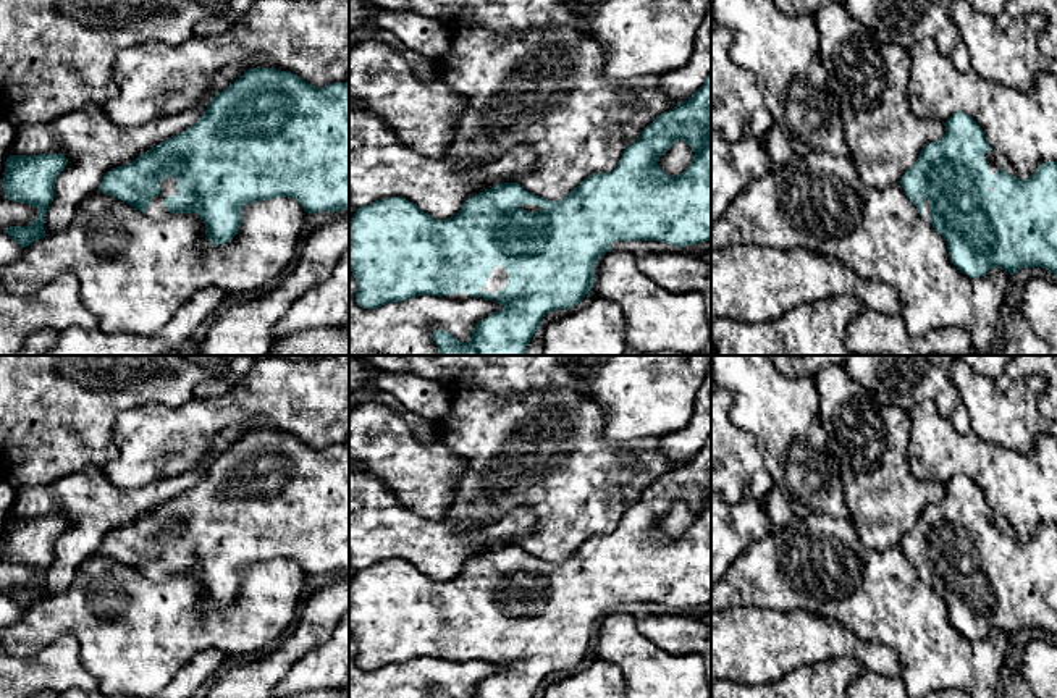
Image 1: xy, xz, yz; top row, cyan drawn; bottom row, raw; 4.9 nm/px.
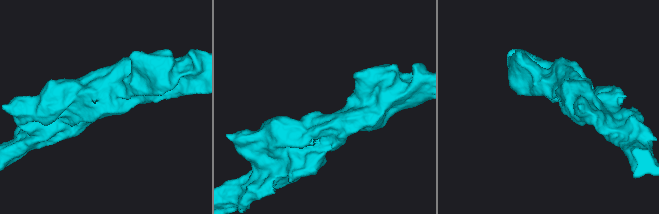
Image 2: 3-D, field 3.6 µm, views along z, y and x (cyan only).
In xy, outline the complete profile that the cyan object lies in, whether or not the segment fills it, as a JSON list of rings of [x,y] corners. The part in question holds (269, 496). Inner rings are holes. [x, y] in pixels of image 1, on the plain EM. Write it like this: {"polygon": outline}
{"polygon": [[[251,430],[218,454],[199,483],[160,504],[134,524],[112,530],[99,553],[154,582],[197,575],[213,608],[231,603],[241,588],[241,570],[273,559],[296,561],[307,575],[349,570],[349,443],[315,449],[291,433]]]}

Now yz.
{"polygon": [[[957,473],[944,488],[945,496],[921,511],[899,545],[920,577],[945,601],[952,625],[970,640],[984,638],[996,629],[1010,637],[1034,629],[1057,637],[1057,524],[1041,525],[1028,541],[1021,541],[1012,525],[992,512],[970,477]]]}

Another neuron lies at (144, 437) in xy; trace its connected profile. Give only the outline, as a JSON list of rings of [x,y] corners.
[[[349,355],[325,360],[254,360],[249,373],[223,399],[191,399],[168,409],[145,404],[121,412],[113,423],[116,457],[99,469],[120,488],[139,488],[158,478],[181,475],[200,465],[210,454],[212,439],[228,427],[252,427],[291,433],[302,443],[325,449],[349,443]]]

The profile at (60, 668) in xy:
[[[60,635],[45,651],[31,658],[0,654],[0,698],[31,698],[42,690],[63,693],[69,688],[97,690],[95,677],[82,666],[74,635]]]

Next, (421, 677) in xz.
[[[349,630],[349,698],[433,698],[438,690],[453,698],[472,698],[482,680],[504,671],[483,659],[415,658],[368,672],[357,666],[356,653]]]

